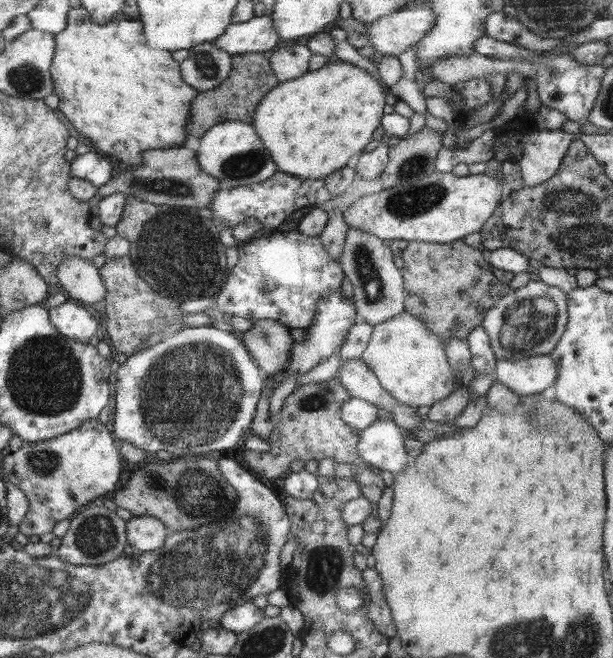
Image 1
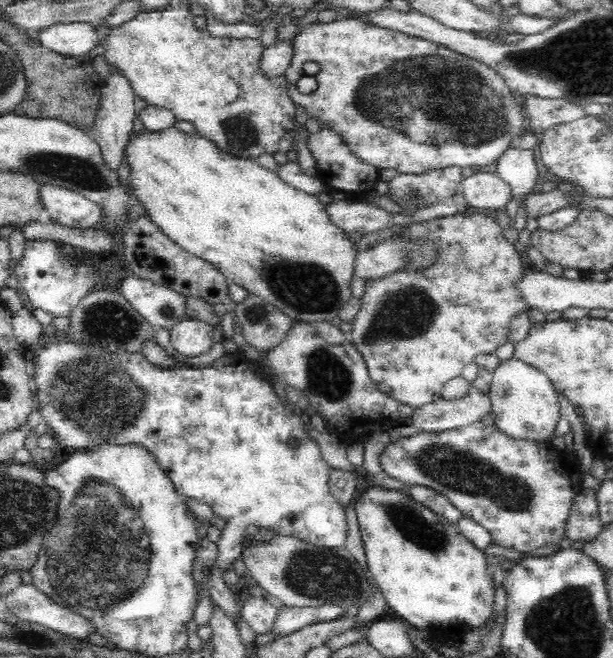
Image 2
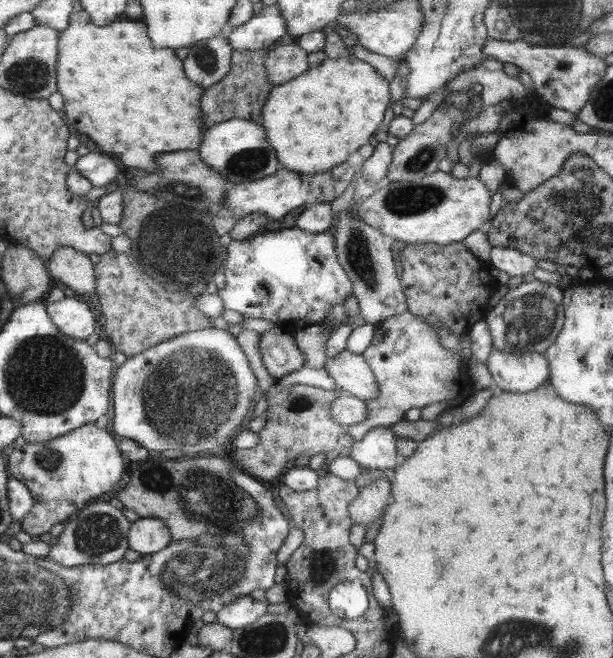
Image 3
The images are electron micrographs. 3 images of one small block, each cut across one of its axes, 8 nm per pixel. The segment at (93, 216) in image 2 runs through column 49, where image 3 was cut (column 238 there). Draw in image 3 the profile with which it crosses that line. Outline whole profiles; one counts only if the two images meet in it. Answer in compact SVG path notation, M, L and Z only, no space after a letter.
M349 162L329 170L329 172L319 172L319 174L303 174L297 170L289 170L285 166L281 166L281 170L273 176L267 176L263 180L255 180L255 182L245 182L245 184L229 184L229 192L227 192L227 208L231 214L239 214L243 212L243 216L251 216L251 214L265 214L269 216L273 222L277 222L279 218L287 216L291 210L303 206L315 206L315 204L333 204L337 198L341 198L351 184L357 178L359 168L351 166Z

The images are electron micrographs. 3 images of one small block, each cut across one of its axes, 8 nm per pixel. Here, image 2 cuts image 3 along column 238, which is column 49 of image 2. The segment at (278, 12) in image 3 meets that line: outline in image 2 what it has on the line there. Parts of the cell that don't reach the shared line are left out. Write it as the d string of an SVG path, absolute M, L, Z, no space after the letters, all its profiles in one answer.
M88 22L56 24L38 32L42 48L54 50L66 58L90 58L90 52L100 44L98 30Z

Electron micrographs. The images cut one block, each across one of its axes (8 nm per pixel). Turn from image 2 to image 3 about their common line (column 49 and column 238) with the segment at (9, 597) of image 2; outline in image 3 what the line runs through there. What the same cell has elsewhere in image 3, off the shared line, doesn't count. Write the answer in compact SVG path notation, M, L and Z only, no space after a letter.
M243 596L239 600L235 600L233 604L225 606L221 612L217 612L217 620L219 624L231 628L233 632L239 628L247 628L251 624L255 624L259 618L263 618L269 610L269 602L265 598L265 602L255 600L253 596Z

